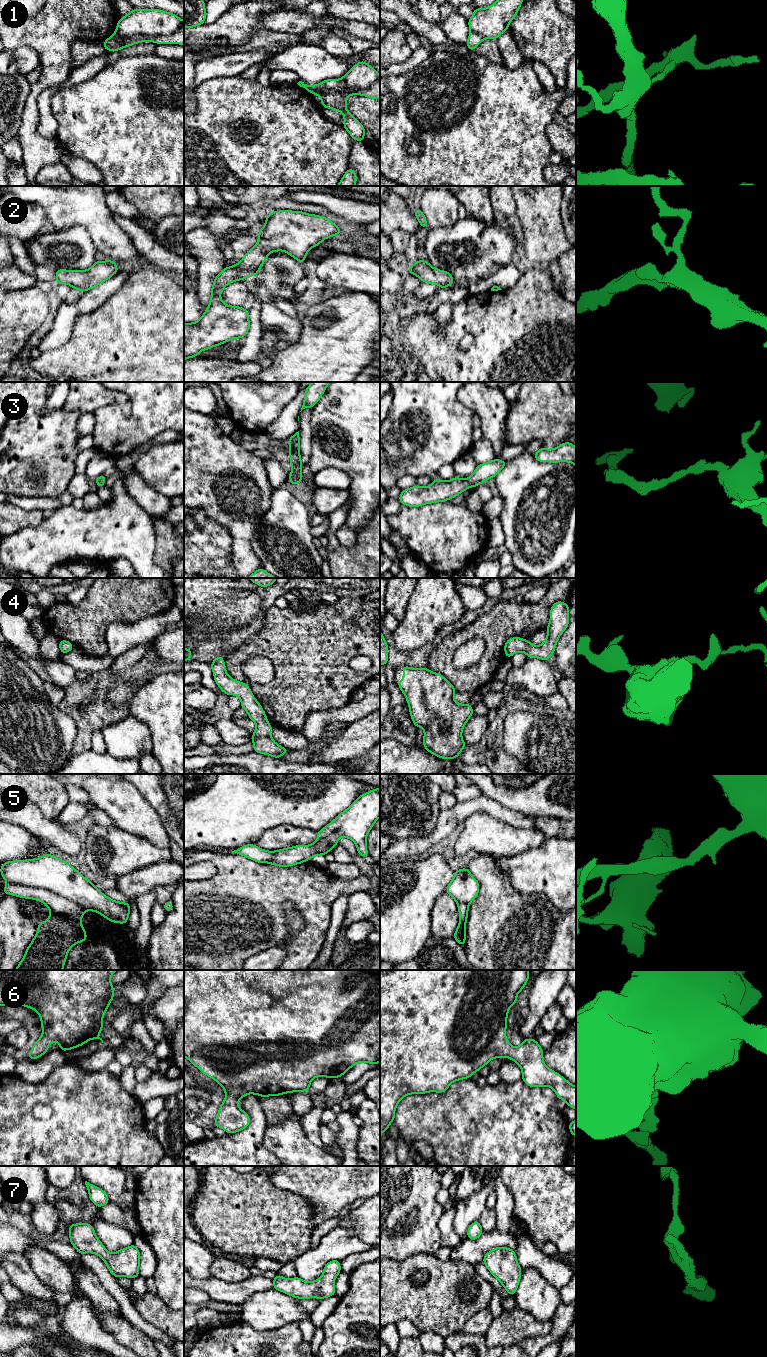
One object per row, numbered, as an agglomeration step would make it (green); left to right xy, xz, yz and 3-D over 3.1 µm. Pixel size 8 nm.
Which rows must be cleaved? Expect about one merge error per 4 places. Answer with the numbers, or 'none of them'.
1, 5

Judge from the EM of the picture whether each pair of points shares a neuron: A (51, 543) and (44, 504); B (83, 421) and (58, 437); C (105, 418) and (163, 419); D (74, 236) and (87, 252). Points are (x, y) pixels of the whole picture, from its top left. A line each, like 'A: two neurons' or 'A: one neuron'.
A: two neurons
B: two neurons
C: one neuron
D: one neuron

